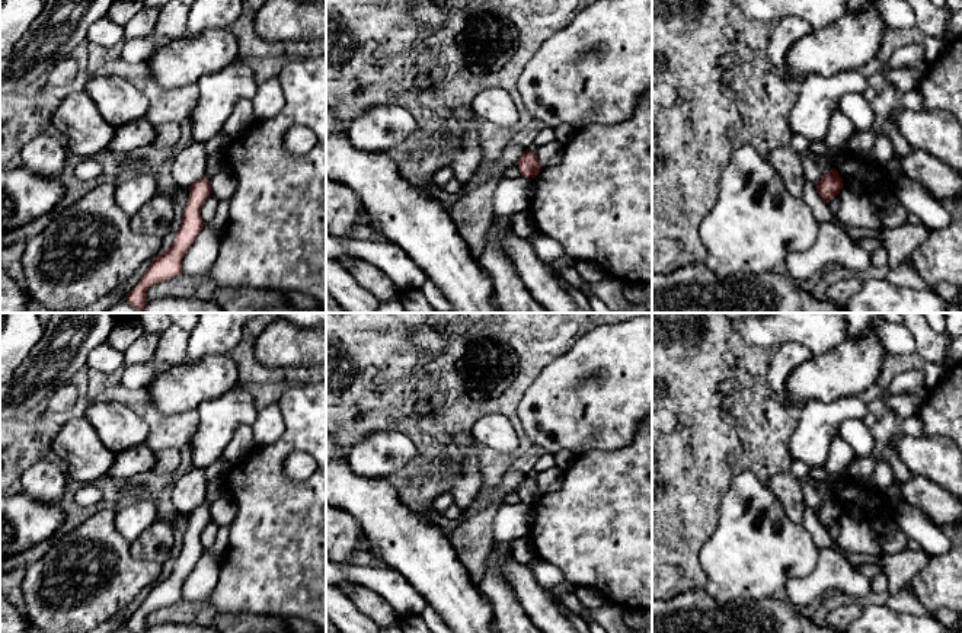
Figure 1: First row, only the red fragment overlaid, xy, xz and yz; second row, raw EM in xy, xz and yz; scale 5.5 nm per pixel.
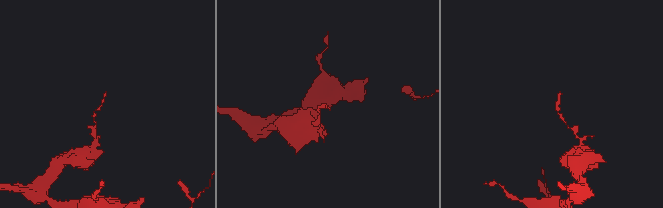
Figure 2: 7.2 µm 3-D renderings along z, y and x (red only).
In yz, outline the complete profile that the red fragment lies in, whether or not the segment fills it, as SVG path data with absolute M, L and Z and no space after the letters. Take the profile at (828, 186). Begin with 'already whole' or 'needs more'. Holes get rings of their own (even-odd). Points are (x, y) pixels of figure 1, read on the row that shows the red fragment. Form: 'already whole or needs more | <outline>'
already whole | M835 169L827 172L822 179L816 183L816 191L824 202L830 202L843 188L843 179Z

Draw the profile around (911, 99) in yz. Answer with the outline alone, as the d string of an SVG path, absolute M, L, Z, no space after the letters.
M917 87L904 93L902 103L907 109L911 109L911 111L923 109L923 97L921 97L920 89Z

